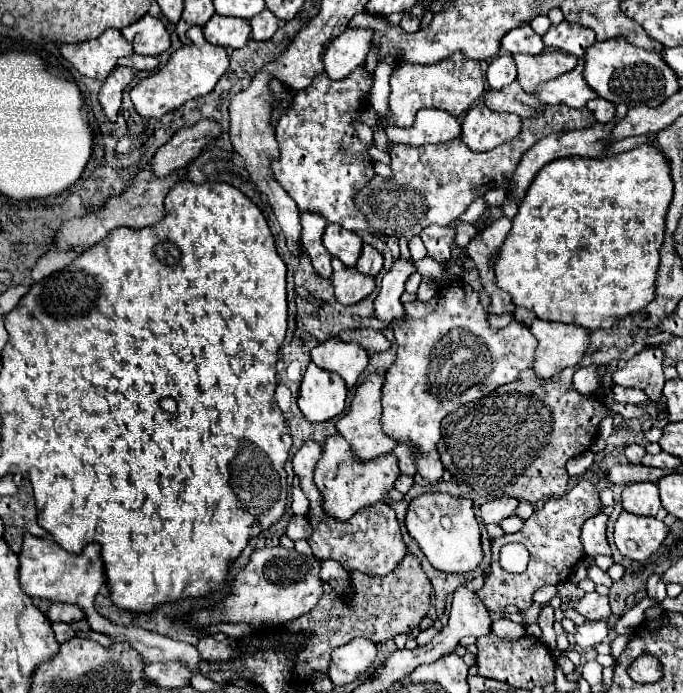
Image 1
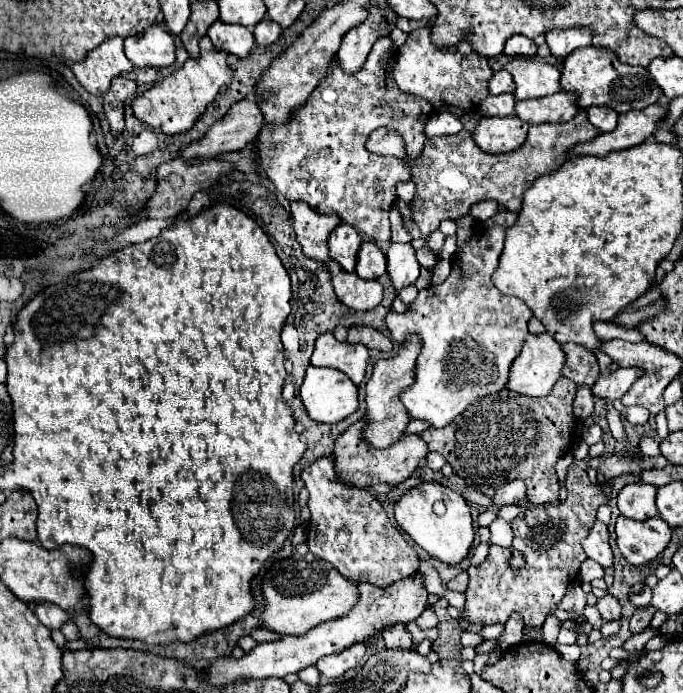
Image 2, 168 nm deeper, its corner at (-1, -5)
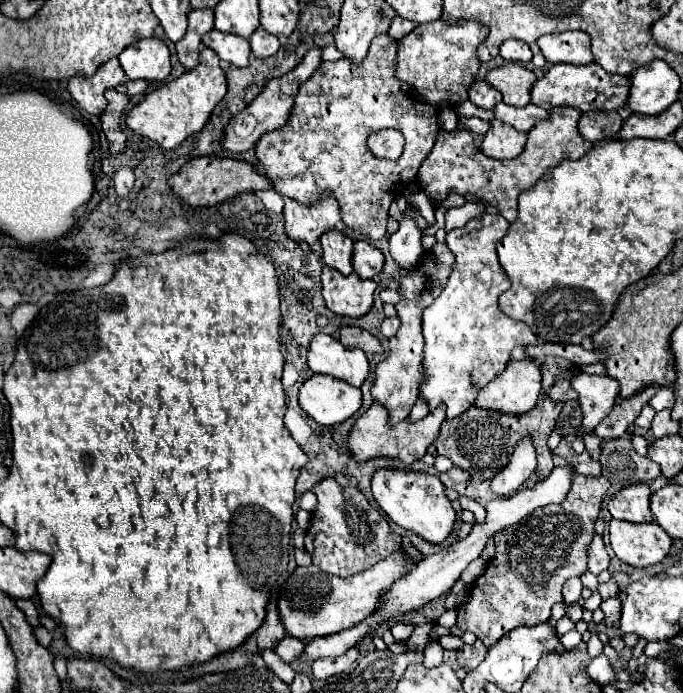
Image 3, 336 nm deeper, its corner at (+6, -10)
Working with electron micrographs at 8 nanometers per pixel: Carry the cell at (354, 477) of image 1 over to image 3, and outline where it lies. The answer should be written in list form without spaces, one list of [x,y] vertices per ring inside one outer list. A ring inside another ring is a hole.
[[[373,403],[373,407],[369,407],[355,421],[355,425],[349,433],[349,451],[357,461],[367,461],[373,457],[391,457],[391,459],[403,461],[405,465],[411,465],[413,461],[421,459],[427,453],[427,447],[437,439],[443,419],[445,419],[445,411],[443,411],[443,407],[437,407],[425,419],[419,419],[415,423],[411,423],[409,419],[403,419],[401,423],[391,425],[387,407],[383,407],[381,403]]]

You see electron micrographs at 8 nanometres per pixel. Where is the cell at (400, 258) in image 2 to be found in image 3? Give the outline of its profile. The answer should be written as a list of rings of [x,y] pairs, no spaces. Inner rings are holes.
[[[403,215],[403,219],[399,221],[397,233],[389,237],[391,255],[399,267],[413,269],[417,265],[419,257],[425,251],[421,245],[421,237],[423,237],[423,231],[417,227],[415,219],[411,215]]]

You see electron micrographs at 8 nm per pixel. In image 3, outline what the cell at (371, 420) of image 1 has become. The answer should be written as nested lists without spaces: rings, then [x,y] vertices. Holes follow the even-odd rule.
[[[435,243],[429,251],[423,253],[421,261],[415,269],[397,269],[393,279],[399,283],[399,295],[401,301],[395,305],[401,327],[395,337],[389,339],[389,355],[377,365],[375,373],[375,385],[371,389],[371,395],[375,401],[383,403],[391,413],[391,423],[399,423],[409,417],[417,395],[419,395],[419,383],[423,383],[423,333],[421,333],[421,313],[427,305],[431,305],[441,289],[445,287],[451,271],[453,271],[455,255],[449,251],[445,243]]]

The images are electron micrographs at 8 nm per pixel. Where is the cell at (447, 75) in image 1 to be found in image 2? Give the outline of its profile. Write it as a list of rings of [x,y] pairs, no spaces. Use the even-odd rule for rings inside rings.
[[[420,28],[410,32],[408,42],[400,48],[394,64],[394,80],[402,92],[422,96],[432,104],[436,112],[452,112],[456,118],[472,110],[480,110],[484,116],[516,116],[514,114],[514,96],[500,94],[488,96],[488,80],[492,78],[492,68],[484,56],[478,56],[468,42],[458,42],[446,50],[434,48],[430,42],[430,28]],[[484,98],[484,102],[482,102]],[[480,102],[480,104],[478,104]]]

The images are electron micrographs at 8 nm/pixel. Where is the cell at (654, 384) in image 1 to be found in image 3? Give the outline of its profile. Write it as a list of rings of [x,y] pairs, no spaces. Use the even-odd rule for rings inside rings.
[[[579,373],[575,375],[575,379],[571,379],[571,387],[577,391],[577,401],[583,411],[583,427],[577,433],[571,447],[575,449],[575,453],[583,453],[583,435],[593,431],[613,409],[613,401],[619,395],[619,383],[607,375]]]

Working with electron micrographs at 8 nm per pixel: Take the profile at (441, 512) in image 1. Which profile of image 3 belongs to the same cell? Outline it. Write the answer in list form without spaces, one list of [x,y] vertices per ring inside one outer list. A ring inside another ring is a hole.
[[[381,467],[373,473],[371,479],[371,493],[379,507],[387,513],[387,517],[421,535],[429,543],[441,543],[449,537],[453,523],[455,523],[455,511],[451,507],[451,501],[447,499],[443,491],[443,483],[437,475],[431,473],[415,473],[415,471],[401,471],[393,467]]]

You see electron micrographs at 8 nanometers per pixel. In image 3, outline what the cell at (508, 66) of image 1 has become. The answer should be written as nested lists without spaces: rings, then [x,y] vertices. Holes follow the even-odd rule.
[[[477,81],[469,89],[469,101],[475,103],[475,107],[493,111],[495,105],[501,101],[501,93],[495,87],[491,87],[487,81]]]

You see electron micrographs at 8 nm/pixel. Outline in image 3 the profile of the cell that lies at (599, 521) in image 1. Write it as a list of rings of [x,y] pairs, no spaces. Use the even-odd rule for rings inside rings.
[[[595,535],[589,545],[589,571],[593,575],[599,575],[607,567],[609,567],[609,555],[605,551],[605,543],[599,535]]]

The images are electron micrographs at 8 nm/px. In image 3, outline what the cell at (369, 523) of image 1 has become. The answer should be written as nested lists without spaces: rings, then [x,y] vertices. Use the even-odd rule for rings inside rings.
[[[327,477],[317,483],[313,491],[317,495],[317,509],[313,511],[311,525],[305,535],[305,549],[311,555],[313,565],[325,573],[353,577],[401,549],[401,535],[393,533],[387,519],[369,505],[367,497],[357,487],[343,489],[333,477]]]

